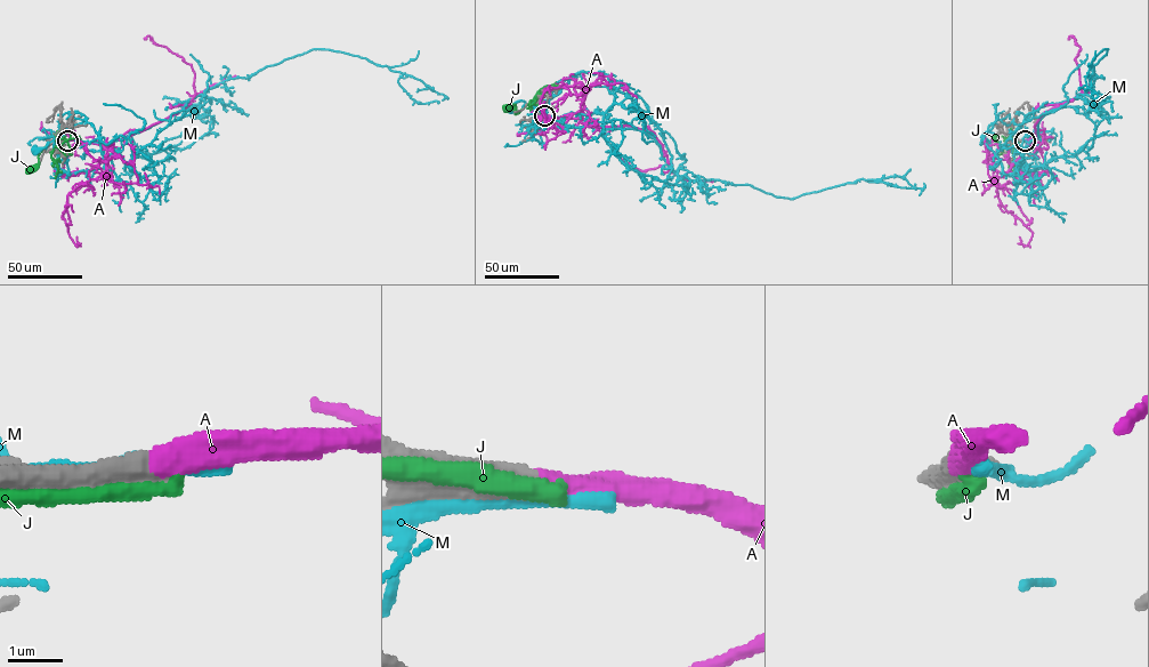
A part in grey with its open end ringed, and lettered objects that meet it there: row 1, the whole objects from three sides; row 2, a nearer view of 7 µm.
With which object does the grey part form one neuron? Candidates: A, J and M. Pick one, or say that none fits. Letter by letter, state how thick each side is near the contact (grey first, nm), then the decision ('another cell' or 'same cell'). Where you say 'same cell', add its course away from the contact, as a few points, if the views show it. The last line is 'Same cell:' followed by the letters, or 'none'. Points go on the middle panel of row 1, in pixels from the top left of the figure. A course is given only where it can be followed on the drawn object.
A: calibres 500 and 440 nm; same cell; course (544, 115), (650, 133), (673, 171), (660, 166), (645, 171), (621, 160)
J: calibres 400 and 360 nm; another cell
M: calibres 400 and 280 nm; another cell
Same cell: A

